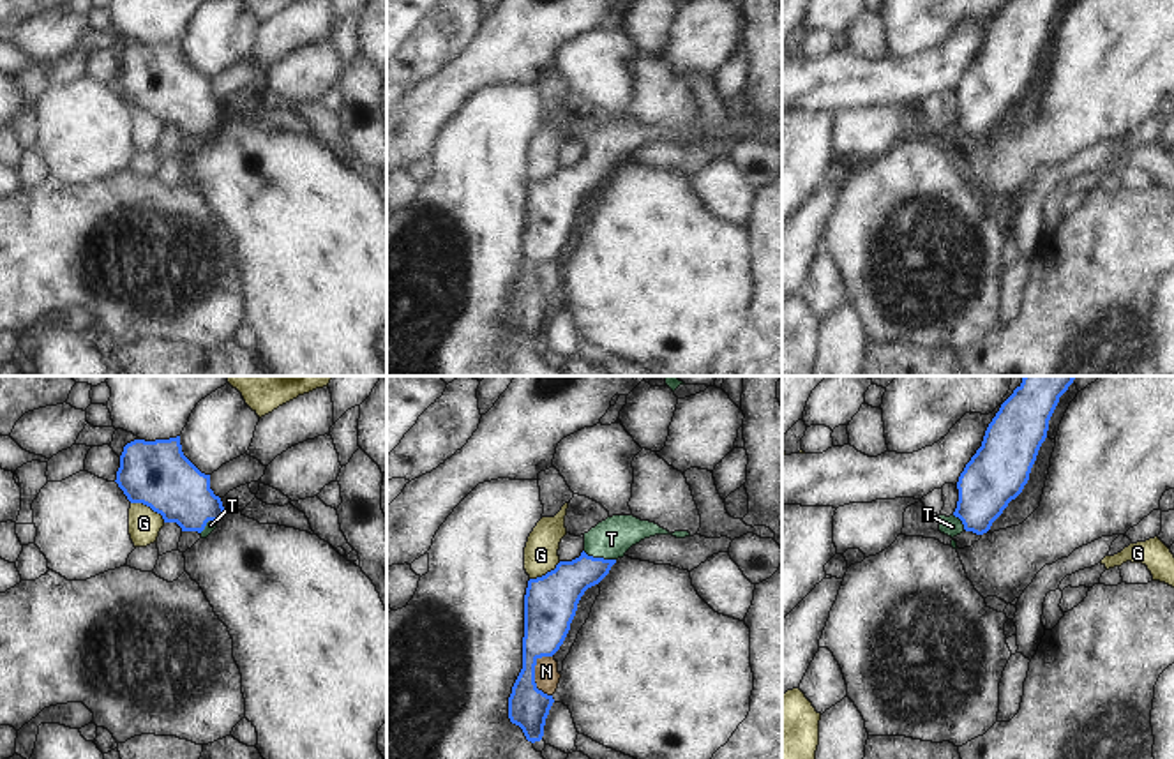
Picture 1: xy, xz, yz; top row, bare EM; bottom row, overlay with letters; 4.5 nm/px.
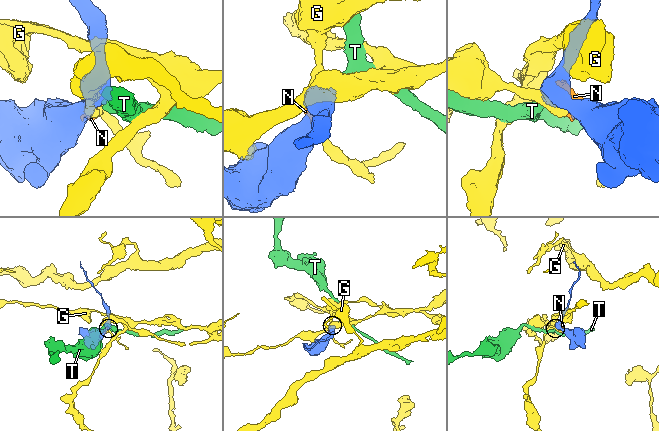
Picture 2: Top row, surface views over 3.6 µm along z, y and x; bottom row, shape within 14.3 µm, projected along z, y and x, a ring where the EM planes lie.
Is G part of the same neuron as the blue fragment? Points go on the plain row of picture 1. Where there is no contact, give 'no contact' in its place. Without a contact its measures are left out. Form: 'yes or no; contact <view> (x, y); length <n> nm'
no; contact xy (149, 110); length 180 nm

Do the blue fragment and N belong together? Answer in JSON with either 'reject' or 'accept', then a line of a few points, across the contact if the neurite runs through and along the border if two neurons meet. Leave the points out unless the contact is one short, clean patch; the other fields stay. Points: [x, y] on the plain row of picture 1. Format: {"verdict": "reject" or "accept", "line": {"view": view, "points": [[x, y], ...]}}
{"verdict": "reject"}

